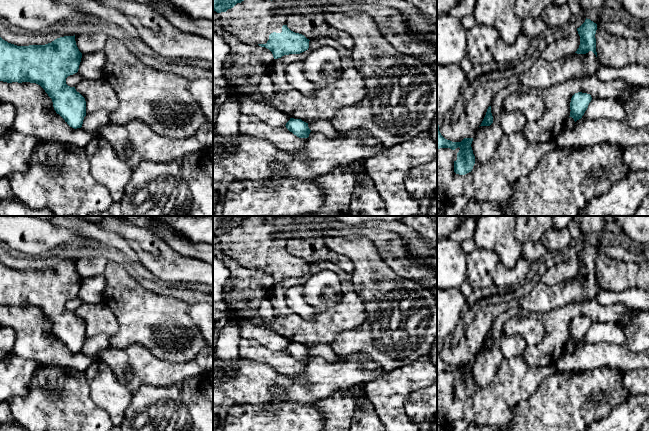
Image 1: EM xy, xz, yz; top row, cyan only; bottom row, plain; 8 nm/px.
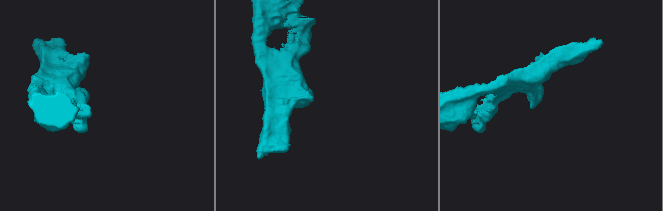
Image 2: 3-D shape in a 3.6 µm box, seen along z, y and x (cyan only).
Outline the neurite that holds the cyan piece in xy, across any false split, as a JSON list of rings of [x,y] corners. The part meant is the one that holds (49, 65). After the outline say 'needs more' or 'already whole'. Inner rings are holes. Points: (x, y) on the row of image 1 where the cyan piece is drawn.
[[[64,36],[45,45],[17,46],[0,37],[0,81],[30,82],[40,85],[52,99],[54,110],[72,128],[81,128],[86,116],[85,98],[75,87],[66,84],[66,78],[78,72],[82,53],[74,36]]] | already whole

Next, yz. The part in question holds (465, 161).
[[[437,125],[437,149],[450,148],[455,150],[460,148],[457,153],[457,160],[454,161],[454,172],[459,175],[465,175],[472,171],[475,164],[475,156],[471,147],[473,138],[464,138],[461,142],[452,142],[445,139],[440,131],[439,125]]] | already whole

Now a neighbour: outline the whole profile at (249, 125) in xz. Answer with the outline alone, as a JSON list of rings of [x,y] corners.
[[[242,114],[240,116],[239,134],[263,139],[282,150],[294,154],[297,154],[307,141],[307,138],[299,138],[294,135],[285,125],[273,127],[250,114]]]

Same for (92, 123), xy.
[[[101,109],[93,114],[86,115],[82,128],[93,136],[99,135],[99,129],[109,123],[110,114],[108,111]]]

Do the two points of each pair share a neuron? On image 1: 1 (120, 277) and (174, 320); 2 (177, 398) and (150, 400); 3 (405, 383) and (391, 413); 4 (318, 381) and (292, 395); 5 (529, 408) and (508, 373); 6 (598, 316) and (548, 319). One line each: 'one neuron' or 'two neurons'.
1: one neuron
2: one neuron
3: one neuron
4: one neuron
5: two neurons
6: one neuron

